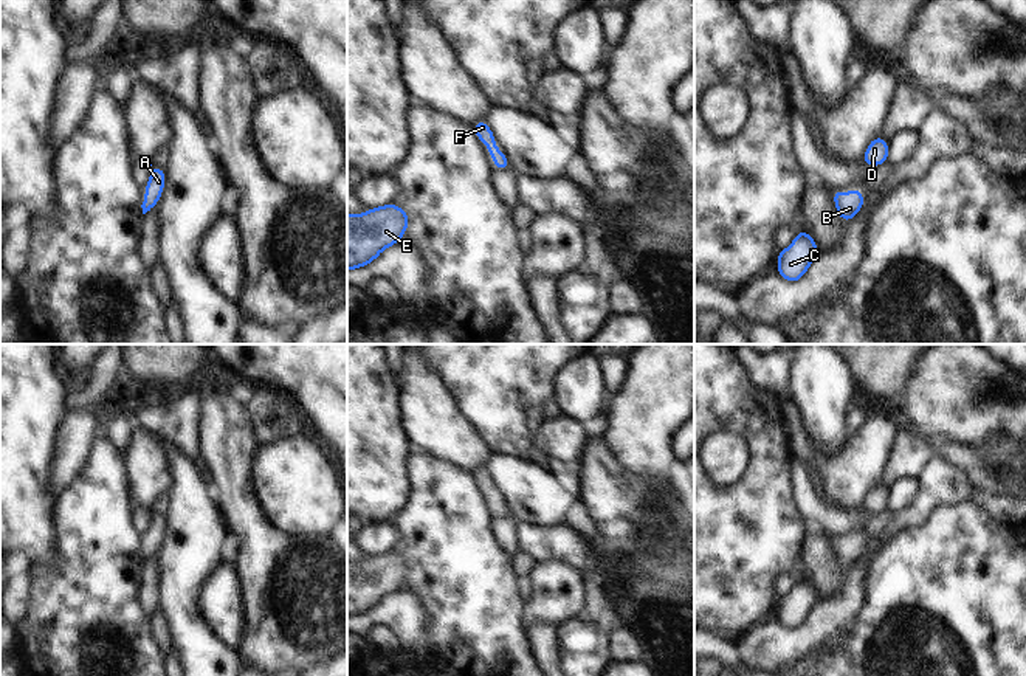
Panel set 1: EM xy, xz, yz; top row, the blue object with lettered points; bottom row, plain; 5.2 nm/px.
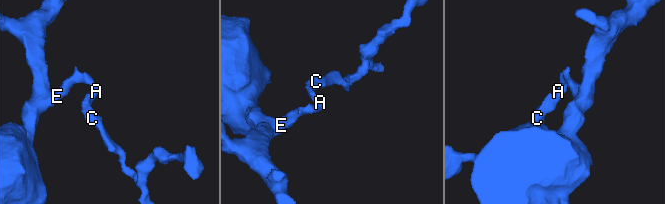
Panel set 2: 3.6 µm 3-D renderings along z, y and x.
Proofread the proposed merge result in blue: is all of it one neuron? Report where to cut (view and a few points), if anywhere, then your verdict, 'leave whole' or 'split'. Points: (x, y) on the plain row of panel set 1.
cut none; leave whole

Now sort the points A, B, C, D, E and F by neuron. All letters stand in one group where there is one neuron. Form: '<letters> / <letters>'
A B C D E F

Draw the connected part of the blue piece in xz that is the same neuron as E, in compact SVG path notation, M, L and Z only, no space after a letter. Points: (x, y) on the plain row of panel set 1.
M394 550L370 555L358 563L347 561L347 617L361 616L374 609L384 595L401 588L408 574L409 563Z

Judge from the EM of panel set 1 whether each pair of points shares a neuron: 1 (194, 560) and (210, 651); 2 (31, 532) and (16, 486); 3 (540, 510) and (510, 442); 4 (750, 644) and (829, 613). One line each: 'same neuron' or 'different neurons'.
1: same neuron
2: same neuron
3: different neurons
4: same neuron

